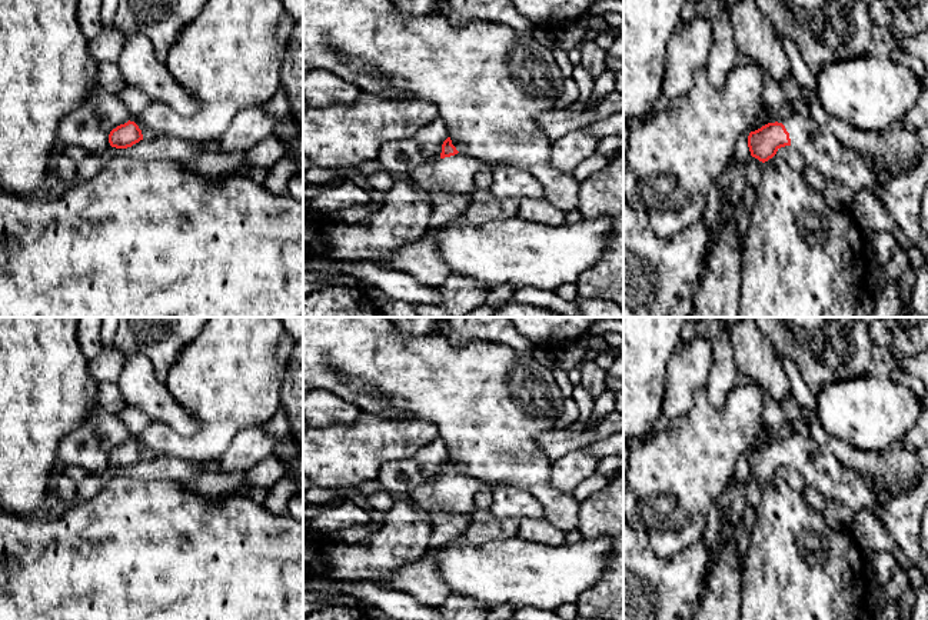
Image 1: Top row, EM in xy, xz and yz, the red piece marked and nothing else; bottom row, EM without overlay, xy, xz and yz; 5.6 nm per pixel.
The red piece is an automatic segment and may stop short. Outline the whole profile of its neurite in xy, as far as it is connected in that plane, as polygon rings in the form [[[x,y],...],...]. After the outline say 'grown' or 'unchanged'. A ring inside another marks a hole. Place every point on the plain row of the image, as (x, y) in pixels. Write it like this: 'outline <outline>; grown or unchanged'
outline [[[132,436],[132,439],[127,443],[120,444],[110,451],[109,463],[112,467],[116,469],[127,469],[143,459],[149,460],[152,457],[154,457],[153,451],[147,447],[140,446],[136,437]]]; grown

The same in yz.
outline [[[795,431],[782,443],[768,443],[748,456],[751,476],[762,483],[785,466],[791,466],[806,486],[826,500],[838,500],[854,513],[875,504],[885,506],[911,491],[904,484],[889,490],[879,487],[871,474],[844,466],[828,447]]]; grown

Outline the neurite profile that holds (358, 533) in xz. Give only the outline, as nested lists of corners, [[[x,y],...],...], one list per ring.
[[[373,513],[373,520],[370,524],[353,524],[346,529],[329,533],[330,537],[336,539],[339,543],[355,543],[362,544],[365,540],[372,537],[385,523],[383,513]]]

